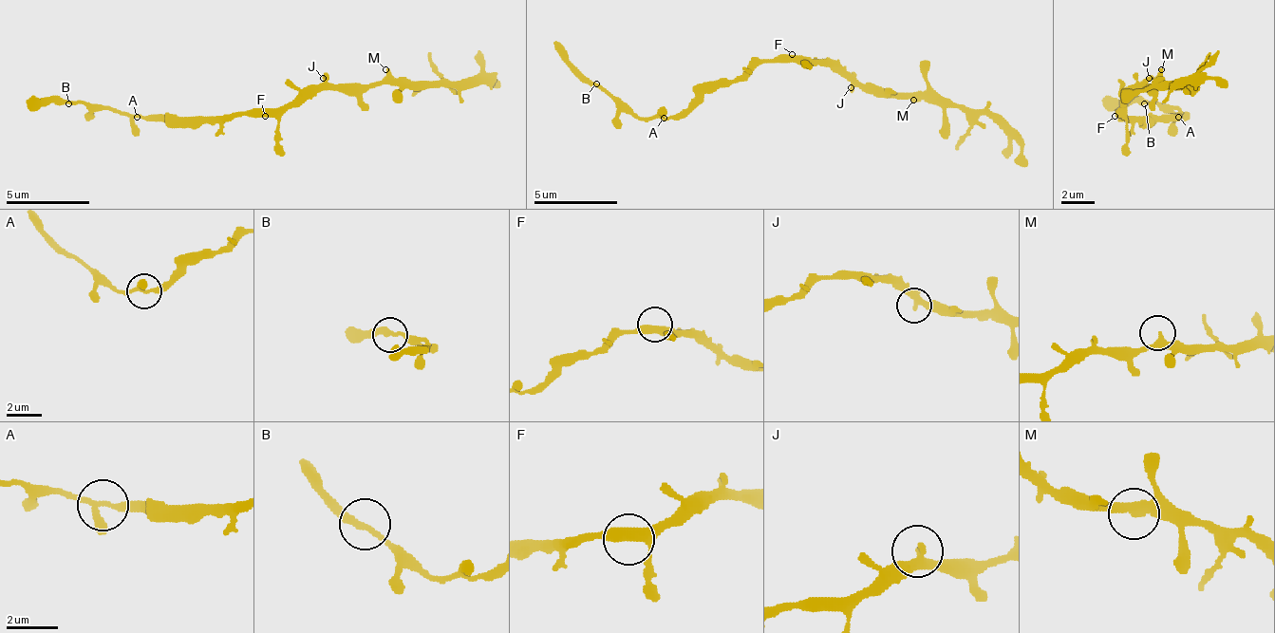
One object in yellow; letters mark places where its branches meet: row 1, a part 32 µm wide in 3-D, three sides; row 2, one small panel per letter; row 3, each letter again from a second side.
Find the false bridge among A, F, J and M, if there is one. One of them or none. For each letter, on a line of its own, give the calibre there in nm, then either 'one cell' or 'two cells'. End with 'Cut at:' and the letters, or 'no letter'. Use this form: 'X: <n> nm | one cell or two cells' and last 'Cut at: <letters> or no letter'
A: 200 nm | one cell
F: 360 nm | one cell
J: 320 nm | one cell
M: 320 nm | one cell
Cut at: no letter

